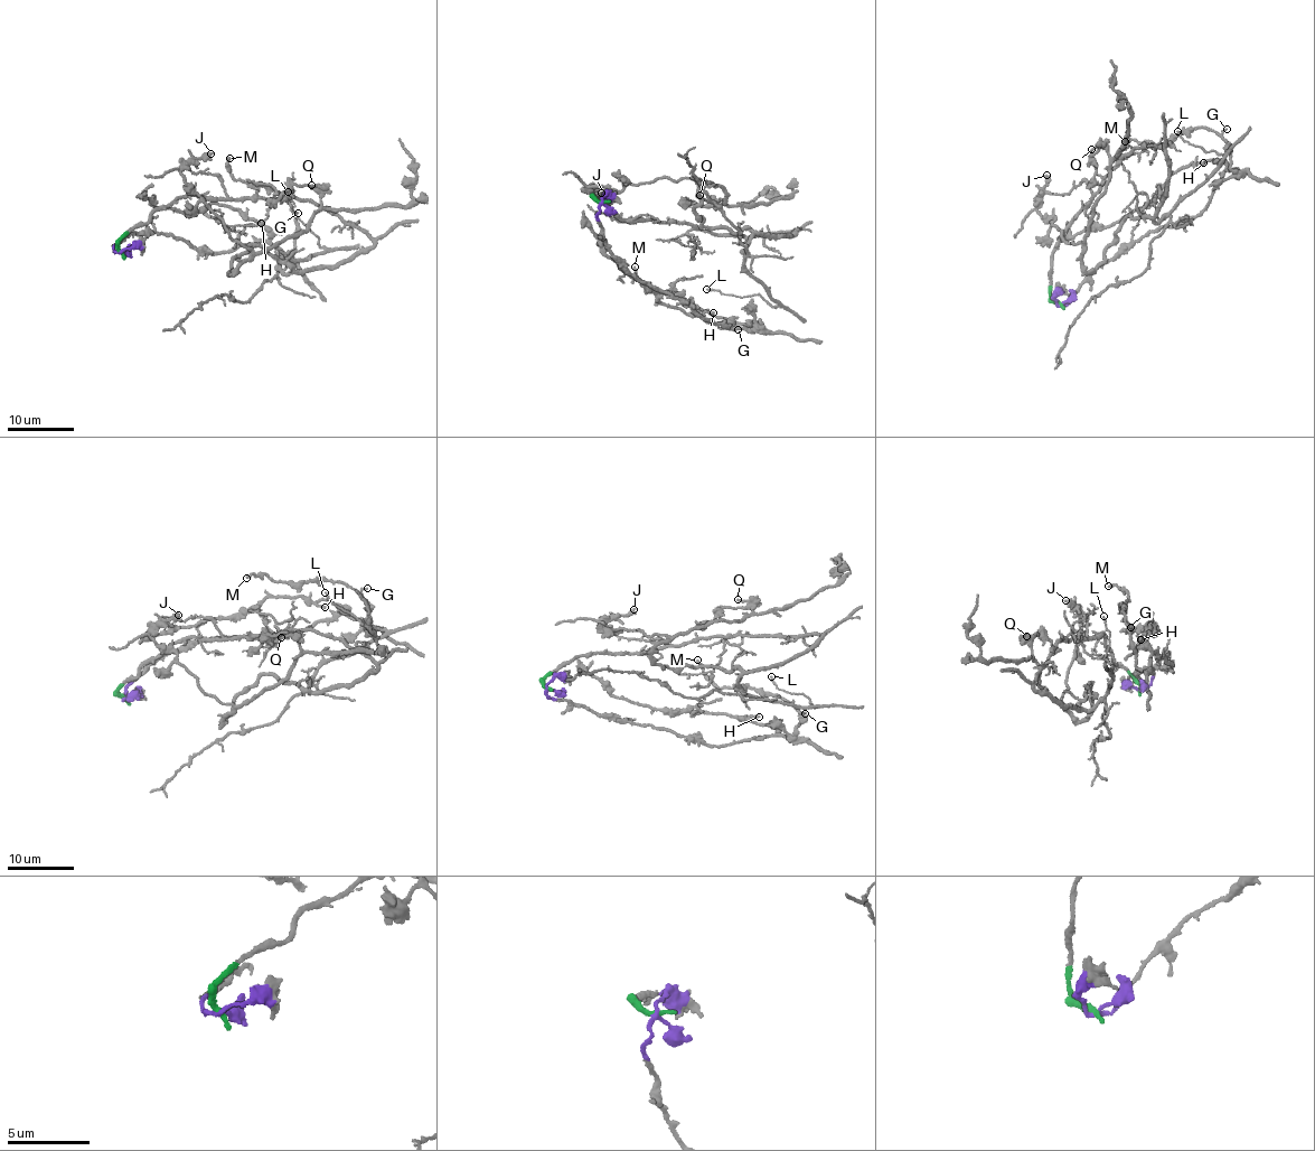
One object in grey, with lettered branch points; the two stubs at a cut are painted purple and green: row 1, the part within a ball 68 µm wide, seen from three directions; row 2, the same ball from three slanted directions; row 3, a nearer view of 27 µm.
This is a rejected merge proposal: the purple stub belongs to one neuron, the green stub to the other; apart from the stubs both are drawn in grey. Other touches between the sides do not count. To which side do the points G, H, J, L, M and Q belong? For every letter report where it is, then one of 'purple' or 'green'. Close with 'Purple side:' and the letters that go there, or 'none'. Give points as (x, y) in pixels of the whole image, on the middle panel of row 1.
G: at (738, 329); purple
H: at (713, 312); purple
J: at (601, 193); green
L: at (706, 289); green
M: at (635, 267); purple
Q: at (700, 195); green
Purple side: G, H, M

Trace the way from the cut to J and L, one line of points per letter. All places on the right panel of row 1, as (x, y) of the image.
J: (1060, 305), (1053, 255), (1110, 169), (1153, 144), (1168, 169), (1087, 271), (1036, 209), (1045, 176)
L: (1060, 305), (1051, 296), (1053, 255), (1125, 155), (1153, 144), (1165, 156), (1156, 222), (1226, 155), (1176, 131)

